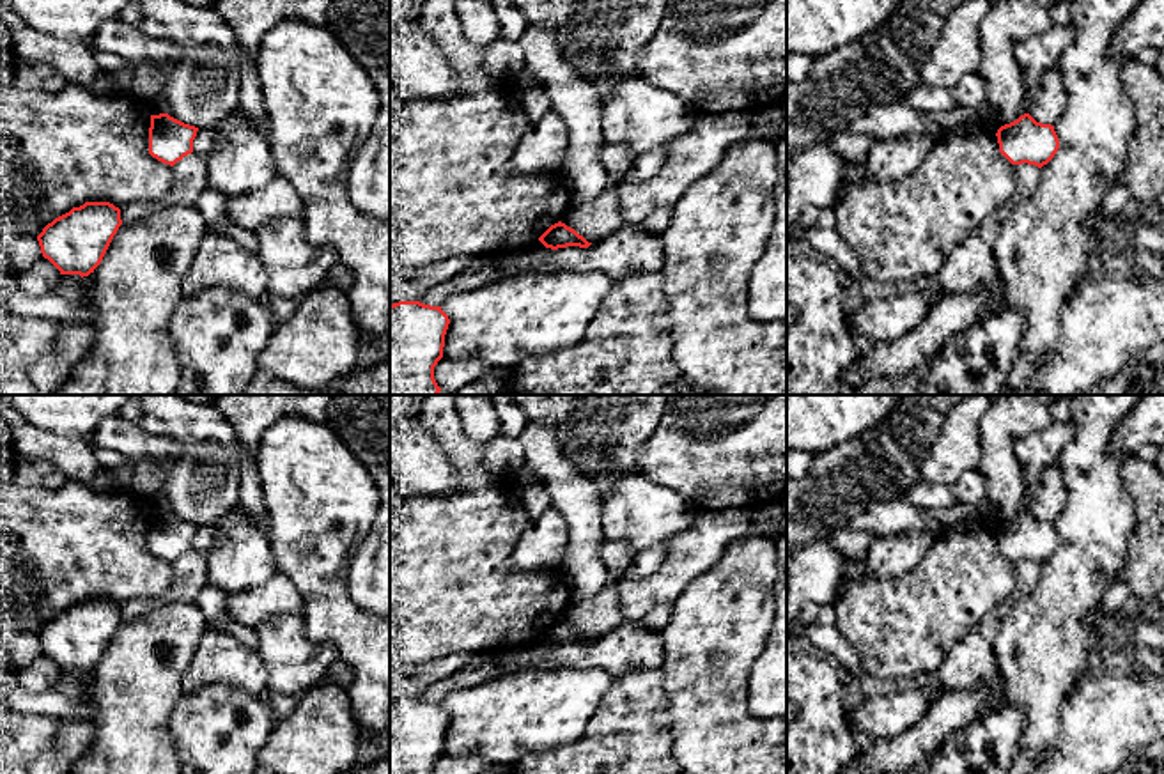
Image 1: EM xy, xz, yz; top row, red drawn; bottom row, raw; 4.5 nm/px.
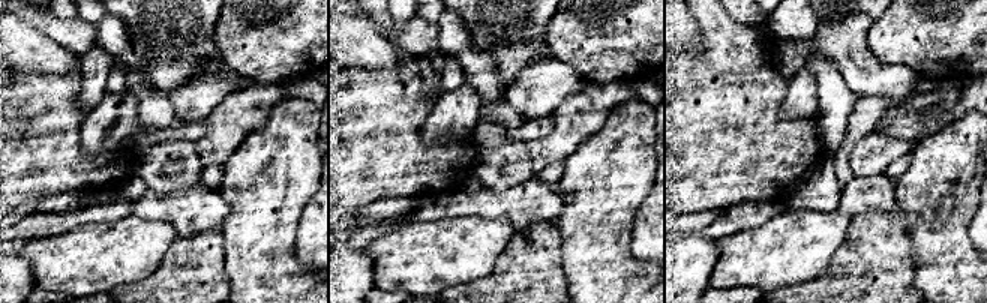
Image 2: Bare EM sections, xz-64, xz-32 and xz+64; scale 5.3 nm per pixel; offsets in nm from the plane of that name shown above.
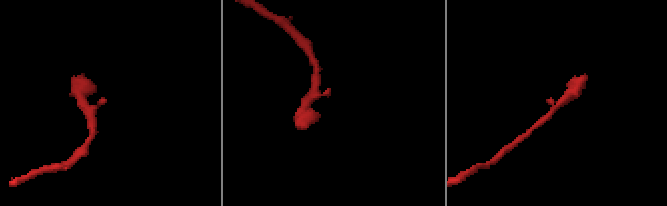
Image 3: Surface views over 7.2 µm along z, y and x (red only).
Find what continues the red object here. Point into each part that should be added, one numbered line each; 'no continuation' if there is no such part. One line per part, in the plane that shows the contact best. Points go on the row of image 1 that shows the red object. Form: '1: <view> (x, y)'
no continuation

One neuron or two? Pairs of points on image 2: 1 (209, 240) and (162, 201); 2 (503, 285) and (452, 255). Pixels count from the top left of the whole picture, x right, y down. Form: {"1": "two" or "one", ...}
{"1": "two", "2": "two"}

